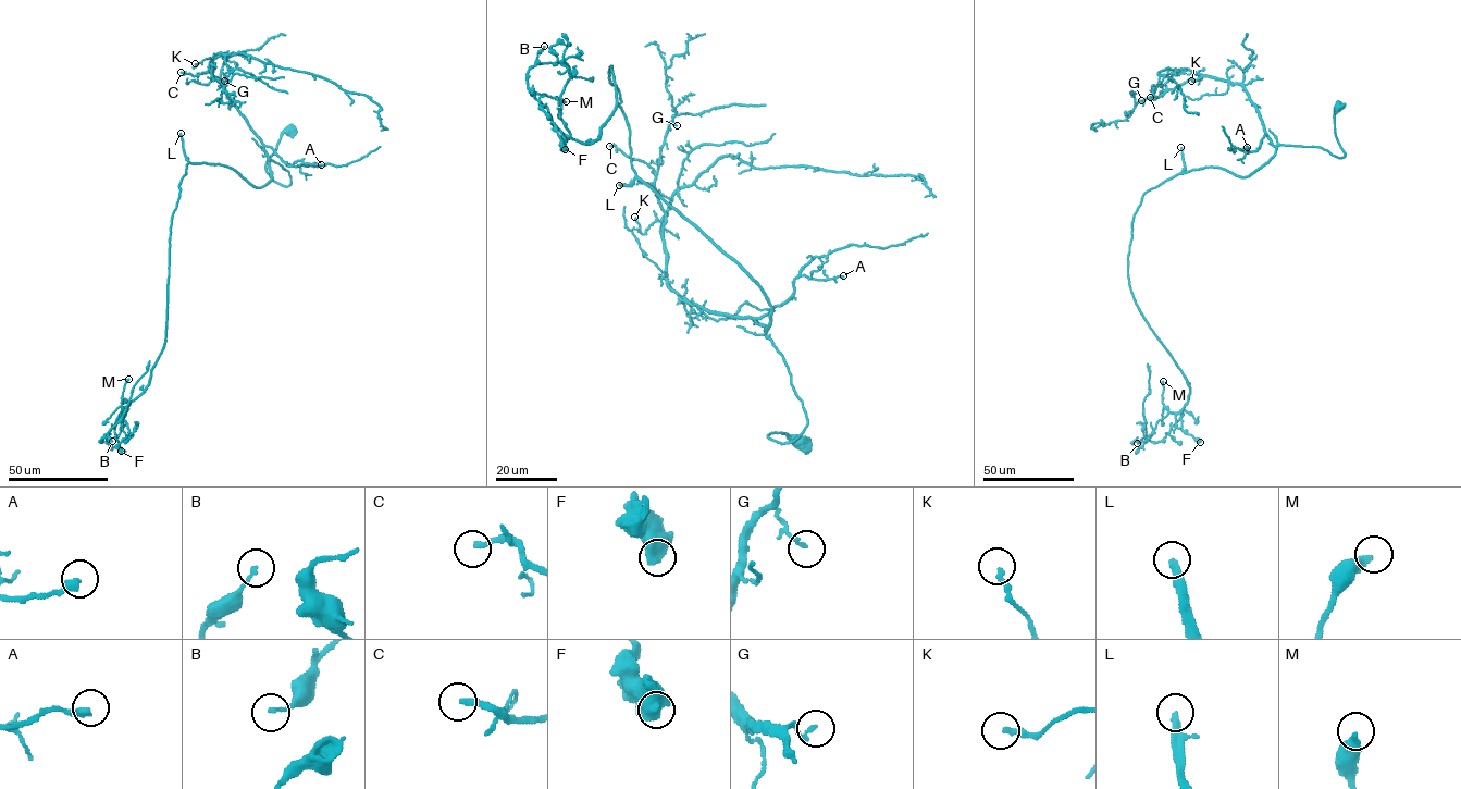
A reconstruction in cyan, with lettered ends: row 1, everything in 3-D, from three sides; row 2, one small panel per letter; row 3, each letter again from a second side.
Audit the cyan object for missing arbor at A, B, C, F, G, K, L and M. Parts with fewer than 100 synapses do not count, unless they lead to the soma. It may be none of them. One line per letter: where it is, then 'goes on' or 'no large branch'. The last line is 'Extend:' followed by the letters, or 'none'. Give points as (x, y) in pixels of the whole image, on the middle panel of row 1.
A: place (843, 275); no large branch
B: place (544, 46); no large branch
C: place (609, 146); no large branch
F: place (565, 149); no large branch
G: place (677, 125); no large branch
K: place (634, 217); no large branch
L: place (619, 185); goes on
M: place (566, 101); no large branch
Extend: L

